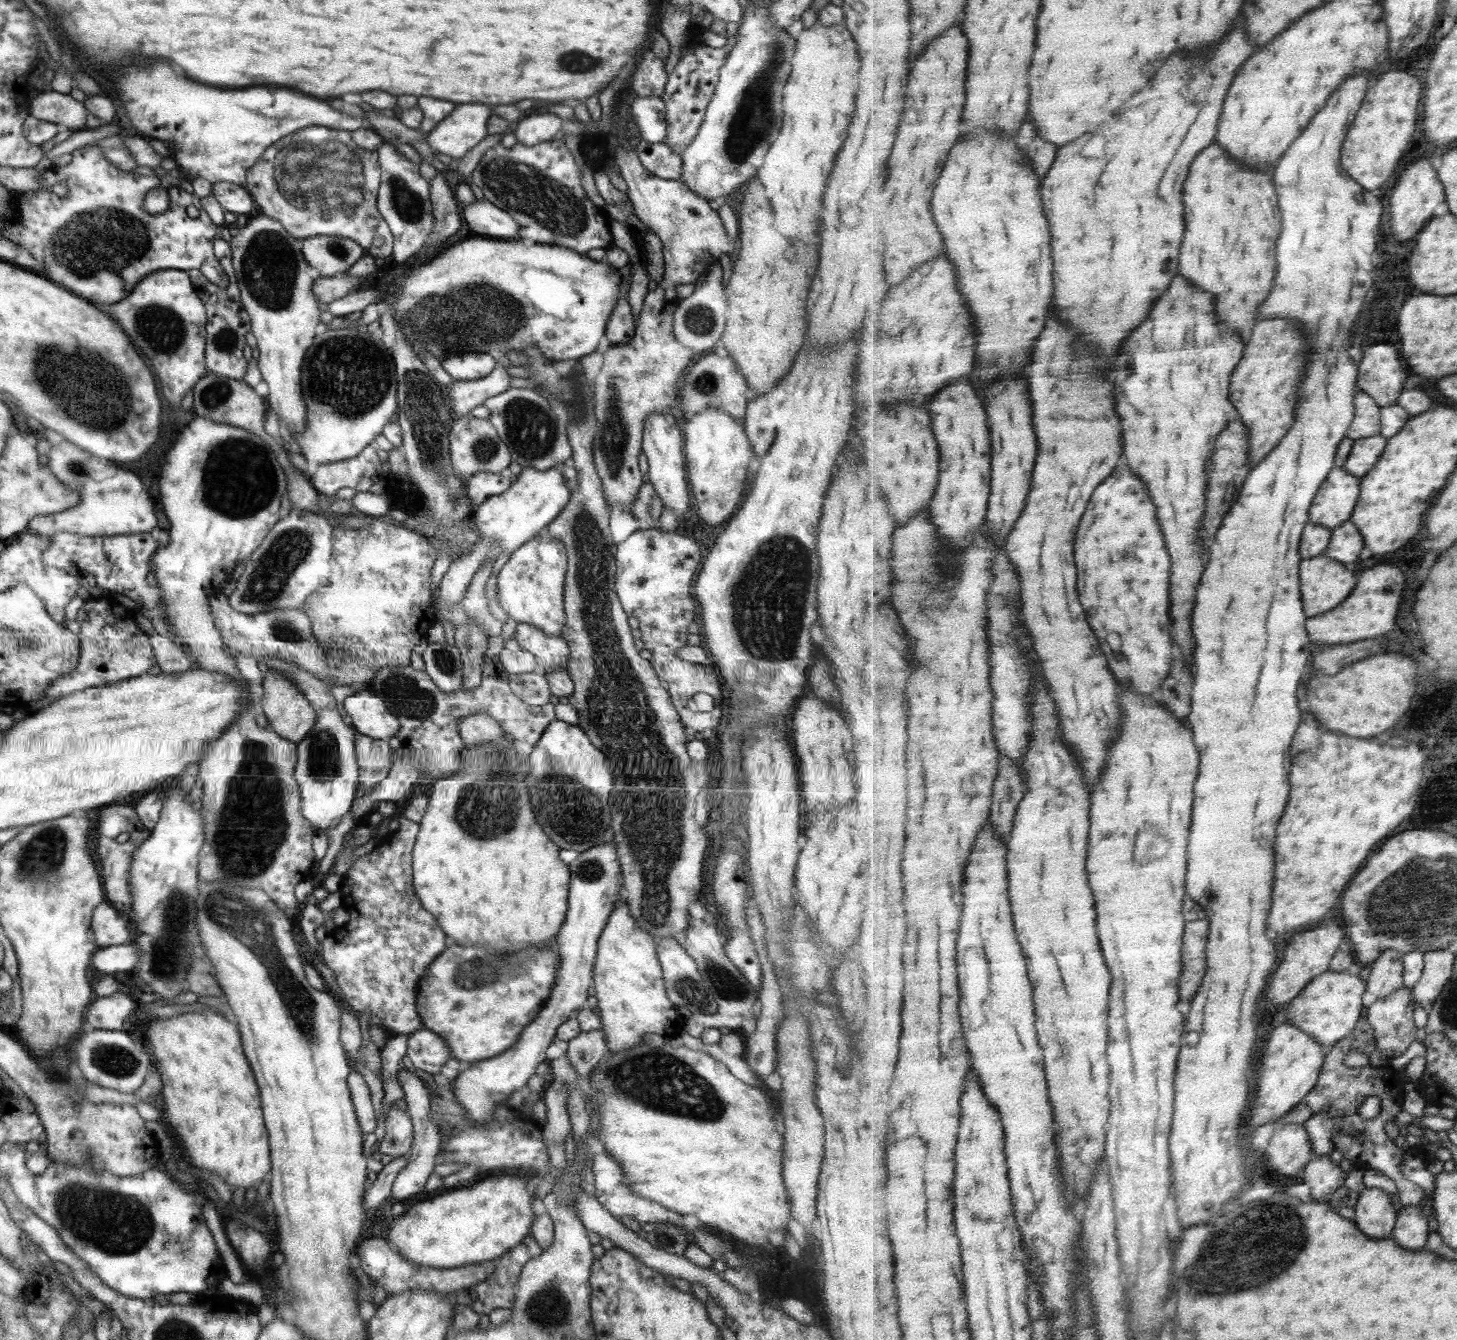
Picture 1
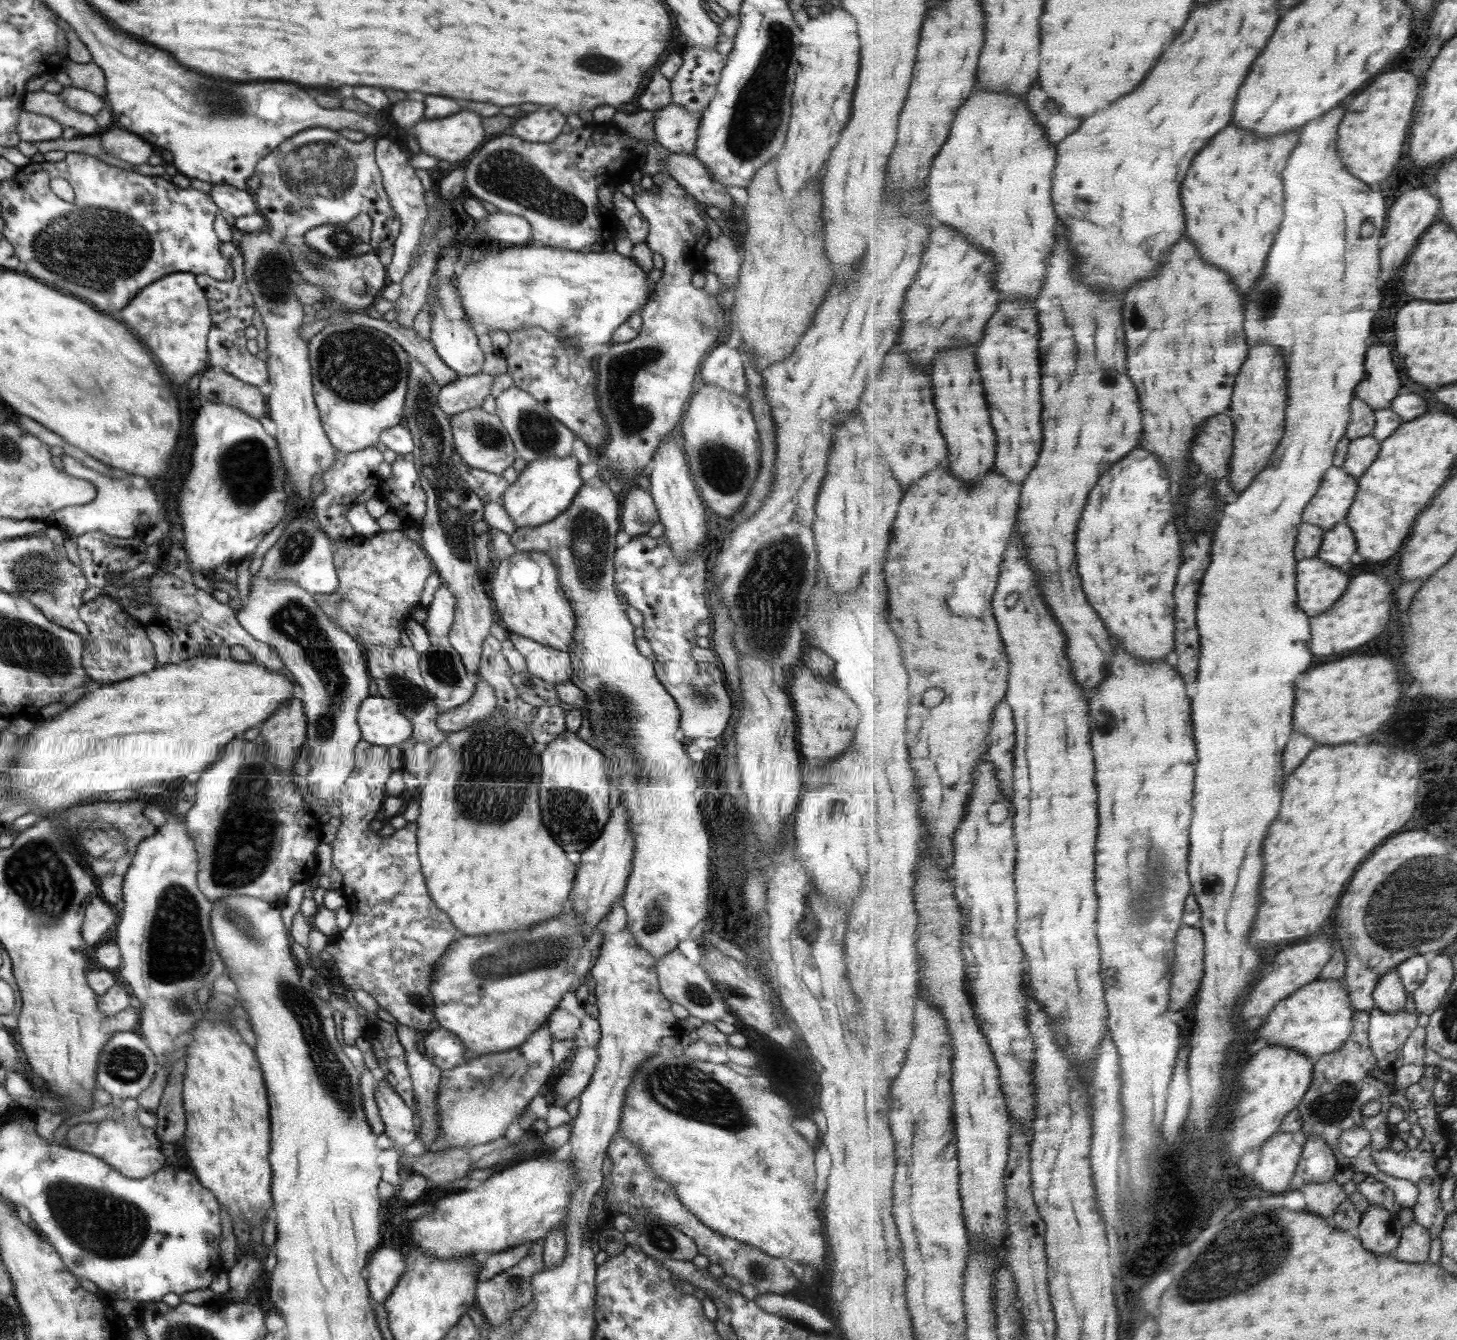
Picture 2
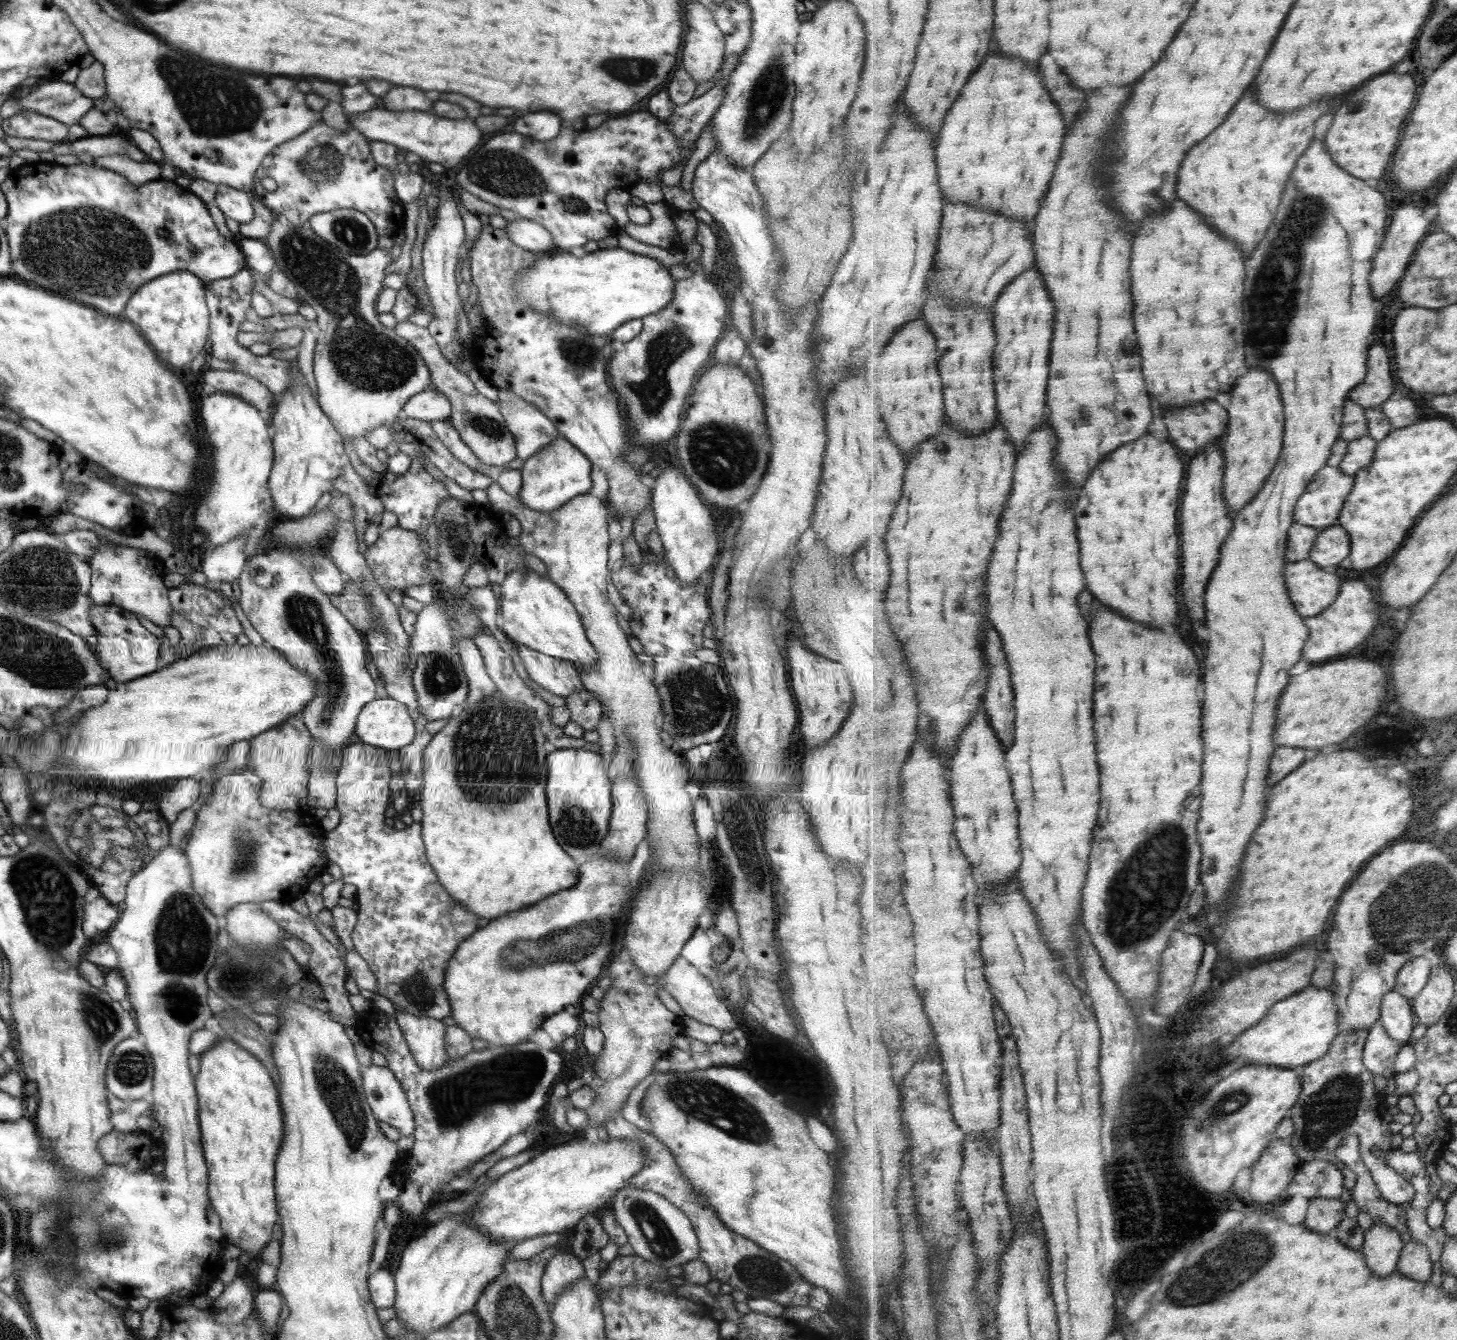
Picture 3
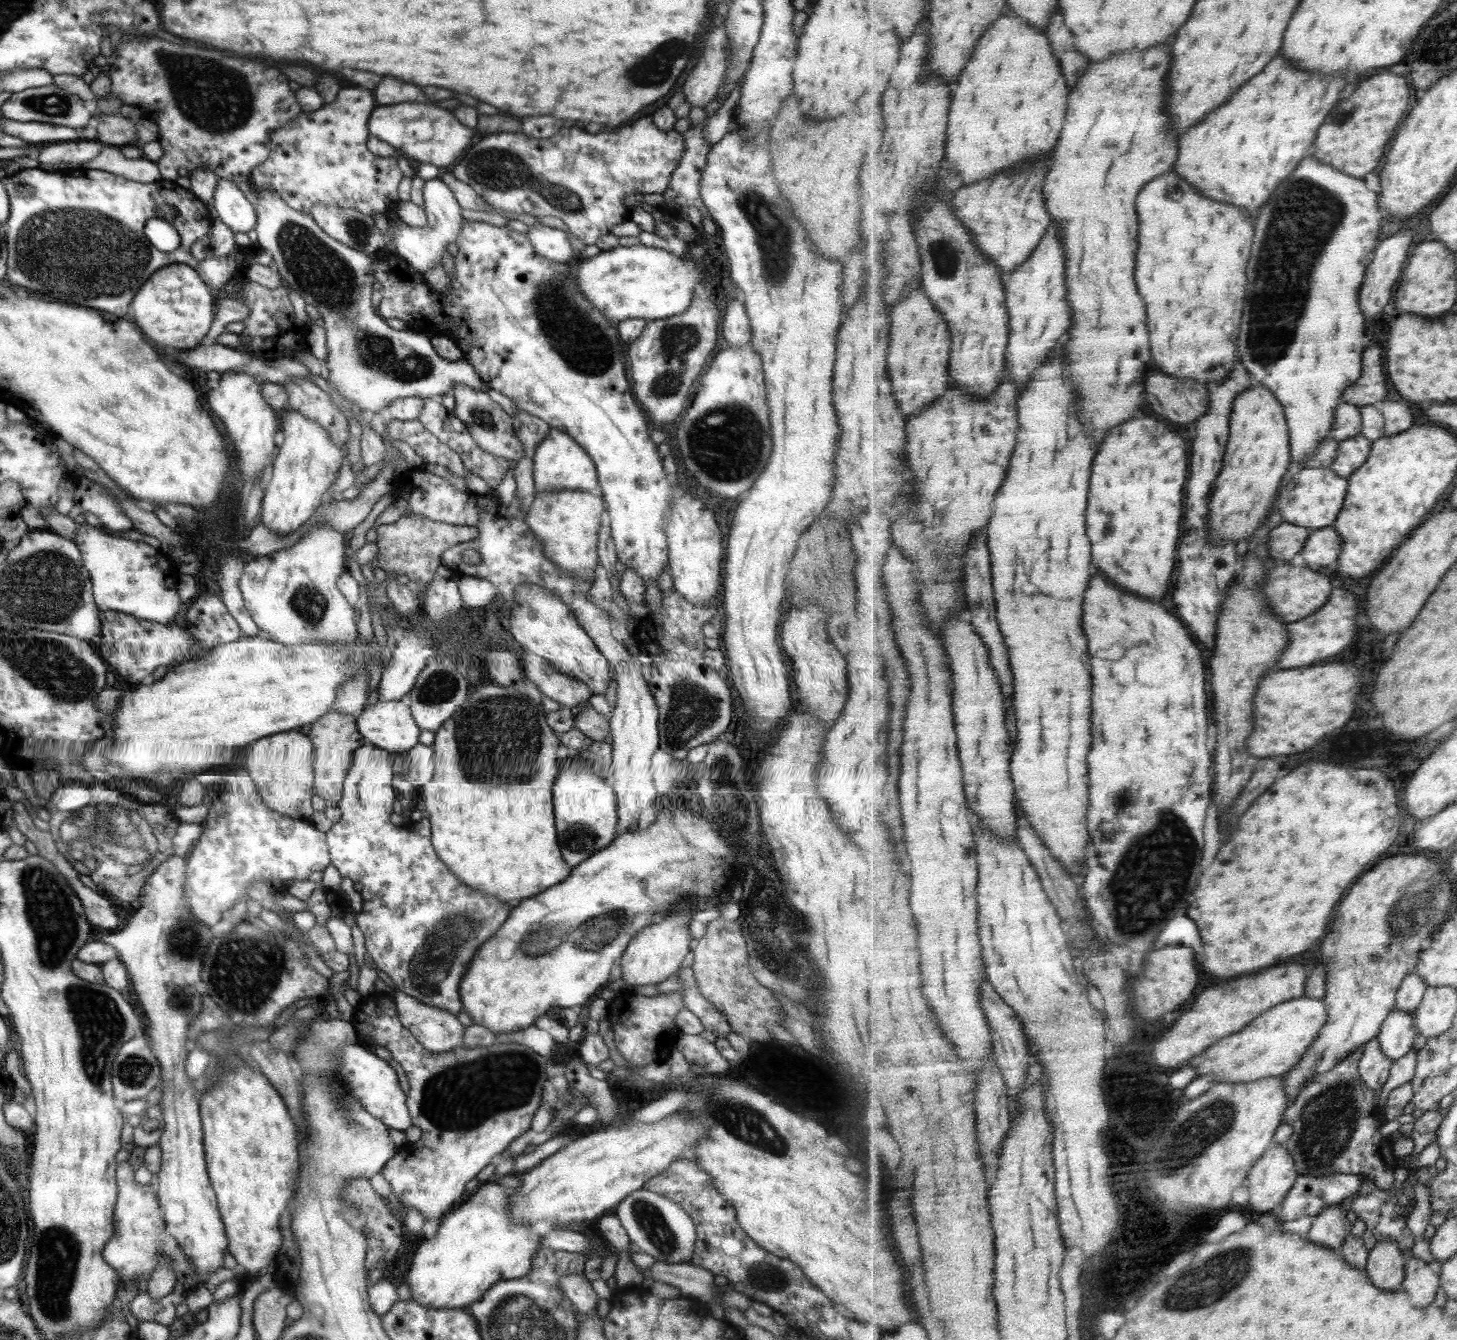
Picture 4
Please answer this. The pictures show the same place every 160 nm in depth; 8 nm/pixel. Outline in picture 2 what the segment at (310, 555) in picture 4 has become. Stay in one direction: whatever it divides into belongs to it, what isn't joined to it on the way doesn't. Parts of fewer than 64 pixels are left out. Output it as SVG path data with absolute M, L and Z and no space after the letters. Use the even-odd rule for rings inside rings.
M257 573L252 577L250 594L246 604L238 611L237 619L242 628L260 642L276 649L287 669L299 682L304 690L301 701L304 714L307 716L308 746L307 763L310 771L306 776L308 791L316 799L324 799L328 814L332 817L341 815L338 795L344 789L355 765L355 748L362 741L362 731L357 725L357 714L360 702L368 698L368 682L372 679L368 674L366 654L361 651L360 645L347 632L344 632L331 618L315 603L313 596L300 589L296 583L281 580L270 583L267 578L259 578Z

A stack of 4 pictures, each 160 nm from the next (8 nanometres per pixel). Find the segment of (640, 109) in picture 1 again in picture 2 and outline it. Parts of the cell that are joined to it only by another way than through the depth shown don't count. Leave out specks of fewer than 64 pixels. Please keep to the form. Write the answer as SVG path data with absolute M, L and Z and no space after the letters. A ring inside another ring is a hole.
M675 104L667 105L654 114L655 140L671 153L692 155L702 113L688 113Z

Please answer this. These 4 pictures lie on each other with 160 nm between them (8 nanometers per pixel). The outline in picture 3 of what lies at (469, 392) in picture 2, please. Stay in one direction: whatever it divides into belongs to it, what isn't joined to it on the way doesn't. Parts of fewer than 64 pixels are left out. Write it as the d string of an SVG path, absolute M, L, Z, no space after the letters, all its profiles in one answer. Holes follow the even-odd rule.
M426 388L408 399L401 415L414 420L431 422L449 419L451 412L452 403L445 394Z

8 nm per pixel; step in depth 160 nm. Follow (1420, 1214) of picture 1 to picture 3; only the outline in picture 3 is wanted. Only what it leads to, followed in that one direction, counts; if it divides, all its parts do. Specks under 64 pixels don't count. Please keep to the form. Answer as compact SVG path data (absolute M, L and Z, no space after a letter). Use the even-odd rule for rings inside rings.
M1414 1238L1406 1243L1400 1259L1399 1271L1408 1278L1428 1284L1432 1280L1432 1272L1434 1272L1431 1250L1428 1245L1422 1244Z

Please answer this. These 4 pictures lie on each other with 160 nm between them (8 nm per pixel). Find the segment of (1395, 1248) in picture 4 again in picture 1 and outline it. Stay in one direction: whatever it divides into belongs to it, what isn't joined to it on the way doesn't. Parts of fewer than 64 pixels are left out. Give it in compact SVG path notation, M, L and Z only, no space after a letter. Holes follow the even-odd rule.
M1367 1186L1364 1192L1361 1192L1361 1197L1357 1204L1357 1218L1354 1221L1372 1238L1382 1240L1394 1239L1395 1228L1399 1224L1399 1211L1392 1204L1392 1196L1388 1191Z

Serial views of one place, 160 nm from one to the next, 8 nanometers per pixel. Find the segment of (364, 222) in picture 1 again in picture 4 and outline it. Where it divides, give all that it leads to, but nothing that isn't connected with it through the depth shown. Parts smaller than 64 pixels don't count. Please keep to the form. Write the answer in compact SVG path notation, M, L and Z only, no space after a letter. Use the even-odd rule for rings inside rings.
M344 88L335 102L315 111L301 112L296 120L272 133L268 157L252 170L250 182L257 191L267 190L281 198L292 210L304 214L309 214L313 206L323 204L356 209L372 219L376 218L376 214L384 214L387 218L395 215L400 201L399 184L404 176L396 160L386 160L368 150L370 134L367 122L374 108L376 104L370 90Z

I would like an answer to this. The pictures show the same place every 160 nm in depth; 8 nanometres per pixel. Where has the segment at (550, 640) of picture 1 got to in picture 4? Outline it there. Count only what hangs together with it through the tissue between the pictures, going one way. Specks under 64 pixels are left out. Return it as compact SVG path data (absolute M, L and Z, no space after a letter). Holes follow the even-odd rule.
M520 652L523 662L524 677L536 684L540 692L562 706L572 709L589 706L589 698L593 695L589 686L574 677L567 677L541 656Z

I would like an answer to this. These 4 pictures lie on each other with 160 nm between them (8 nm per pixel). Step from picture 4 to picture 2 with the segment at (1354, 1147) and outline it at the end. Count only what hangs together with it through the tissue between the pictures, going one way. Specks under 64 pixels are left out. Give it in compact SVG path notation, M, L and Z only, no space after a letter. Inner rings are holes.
M1358 1012L1356 1014L1356 1038L1344 1046L1344 1050L1337 1050L1335 1053L1327 1054L1316 1060L1315 1081L1311 1090L1300 1103L1299 1109L1304 1119L1301 1136L1323 1138L1335 1150L1335 1155L1341 1166L1350 1167L1354 1172L1364 1172L1366 1175L1375 1176L1379 1181L1385 1182L1394 1190L1397 1201L1403 1208L1413 1209L1418 1204L1421 1195L1420 1187L1414 1181L1398 1178L1391 1174L1386 1174L1378 1168L1376 1160L1372 1154L1376 1150L1386 1150L1392 1148L1392 1140L1396 1132L1390 1129L1388 1114L1390 1108L1394 1106L1392 1096L1397 1090L1397 1086L1391 1087L1386 1082L1376 1078L1376 1067L1380 1067L1380 1059L1372 1050L1372 1013ZM1373 1100L1381 1100L1383 1104L1382 1112L1375 1116L1374 1120L1361 1119L1360 1112L1365 1104ZM1362 1126L1372 1134L1371 1143L1364 1147L1357 1157L1348 1157L1344 1150L1340 1150L1340 1138L1348 1134L1350 1128Z

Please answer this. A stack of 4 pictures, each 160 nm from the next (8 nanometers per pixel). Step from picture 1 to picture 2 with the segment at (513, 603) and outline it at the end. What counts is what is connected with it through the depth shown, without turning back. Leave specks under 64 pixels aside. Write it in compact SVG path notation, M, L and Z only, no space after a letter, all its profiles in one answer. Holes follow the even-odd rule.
M519 551L512 557L500 560L488 590L494 613L507 632L519 634L556 650L569 652L576 619L560 587L557 566L549 554L540 551Z

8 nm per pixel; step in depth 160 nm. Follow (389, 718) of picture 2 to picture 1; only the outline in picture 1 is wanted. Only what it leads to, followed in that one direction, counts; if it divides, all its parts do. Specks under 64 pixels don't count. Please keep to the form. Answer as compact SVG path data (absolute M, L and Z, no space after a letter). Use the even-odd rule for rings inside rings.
M372 690L361 691L347 696L343 704L347 716L355 729L375 739L389 739L400 728L399 720Z

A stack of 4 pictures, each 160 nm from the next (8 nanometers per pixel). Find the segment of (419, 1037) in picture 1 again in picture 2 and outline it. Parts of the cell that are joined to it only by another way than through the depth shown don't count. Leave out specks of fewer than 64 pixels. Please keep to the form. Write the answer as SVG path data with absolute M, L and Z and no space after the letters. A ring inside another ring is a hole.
M439 1027L437 1029L429 1029L428 1035L422 1040L422 1053L432 1064L440 1068L440 1071L448 1071L453 1067L456 1067L462 1062L464 1052L467 1048L464 1046L464 1043L456 1036L452 1034L450 1030Z

